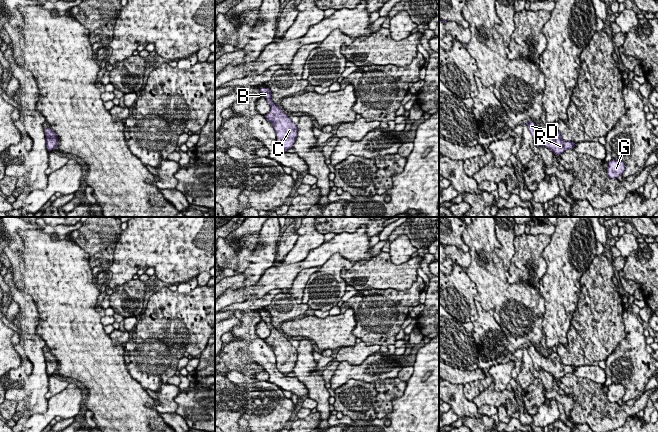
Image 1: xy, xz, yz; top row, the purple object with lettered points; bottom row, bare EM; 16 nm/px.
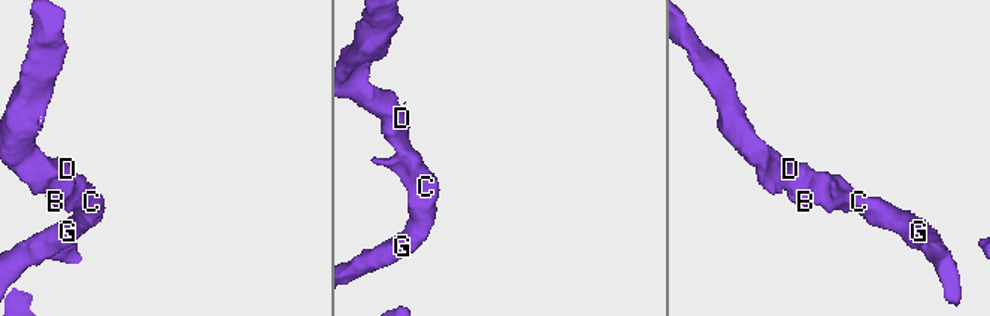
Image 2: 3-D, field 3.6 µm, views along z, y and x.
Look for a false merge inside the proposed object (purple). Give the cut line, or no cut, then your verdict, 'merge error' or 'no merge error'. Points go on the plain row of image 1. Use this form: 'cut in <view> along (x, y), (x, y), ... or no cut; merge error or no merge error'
no cut; no merge error

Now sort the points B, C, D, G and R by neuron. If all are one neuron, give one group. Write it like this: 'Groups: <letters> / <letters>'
Groups: B C D G R

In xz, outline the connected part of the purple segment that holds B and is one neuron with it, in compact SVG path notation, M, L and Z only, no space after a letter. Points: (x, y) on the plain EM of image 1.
M260 311L260 316L261 320L265 321L271 330L269 337L264 340L271 346L276 356L277 369L286 376L288 373L293 372L293 368L297 362L297 350L291 345L288 339L279 332L279 329L271 324L272 317L269 311L265 311L263 314Z

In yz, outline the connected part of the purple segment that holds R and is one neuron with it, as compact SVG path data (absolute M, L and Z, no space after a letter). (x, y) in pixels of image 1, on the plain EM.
M533 345L525 346L533 361L534 369L545 370L550 373L556 380L567 373L574 373L576 367L571 365L564 365L561 357L557 352L551 352L547 357L542 356Z

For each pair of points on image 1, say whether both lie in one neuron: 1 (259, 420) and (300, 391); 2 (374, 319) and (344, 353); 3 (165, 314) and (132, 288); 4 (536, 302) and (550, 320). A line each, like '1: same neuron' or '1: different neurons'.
1: different neurons
2: different neurons
3: different neurons
4: different neurons

